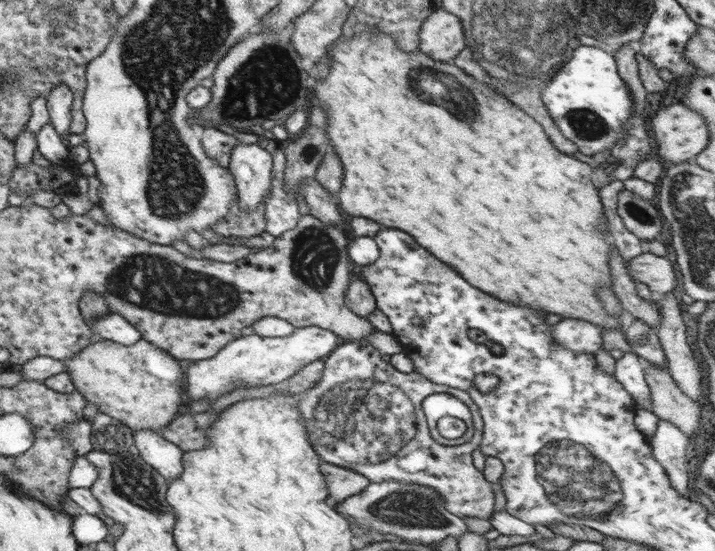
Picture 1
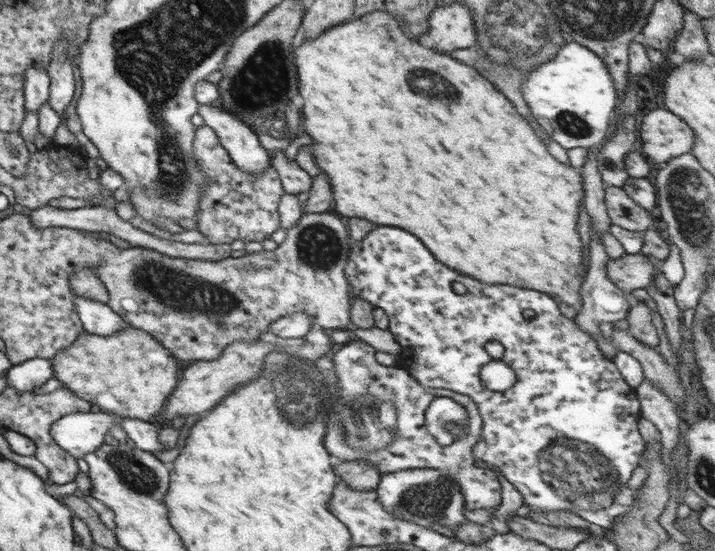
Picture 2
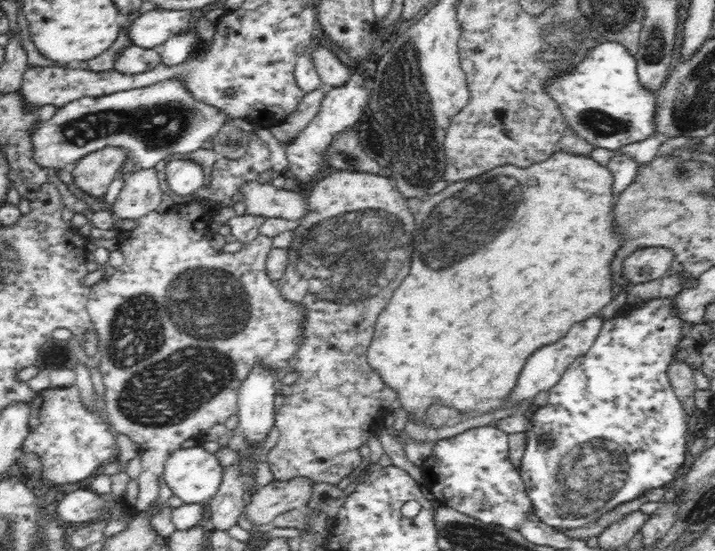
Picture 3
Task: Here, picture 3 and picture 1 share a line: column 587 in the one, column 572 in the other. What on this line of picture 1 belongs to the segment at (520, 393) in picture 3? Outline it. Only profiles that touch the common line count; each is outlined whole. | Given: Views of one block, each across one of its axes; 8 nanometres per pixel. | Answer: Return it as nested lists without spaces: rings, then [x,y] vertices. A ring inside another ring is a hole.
[[[562,319],[550,331],[552,340],[572,352],[595,354],[602,348],[602,328],[581,319]]]

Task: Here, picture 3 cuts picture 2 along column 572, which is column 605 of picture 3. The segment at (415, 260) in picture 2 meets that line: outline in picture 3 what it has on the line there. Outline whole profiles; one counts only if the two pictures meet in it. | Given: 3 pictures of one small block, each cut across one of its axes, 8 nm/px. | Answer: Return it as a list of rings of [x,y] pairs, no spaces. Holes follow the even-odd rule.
[[[673,298],[655,299],[646,303],[639,303],[630,310],[620,309],[609,320],[602,324],[602,330],[598,333],[594,344],[586,354],[579,356],[567,368],[560,382],[549,390],[547,403],[538,407],[529,418],[529,426],[525,430],[527,443],[524,454],[521,458],[519,473],[524,481],[525,489],[532,503],[531,511],[542,521],[542,523],[558,529],[578,528],[591,524],[598,520],[606,512],[616,508],[618,504],[630,502],[642,494],[648,493],[652,488],[667,487],[676,478],[676,472],[684,462],[688,450],[686,447],[686,434],[688,434],[688,417],[684,408],[680,405],[680,400],[676,397],[668,374],[669,364],[674,358],[674,347],[682,338],[688,335],[692,324],[685,324],[680,319]]]

